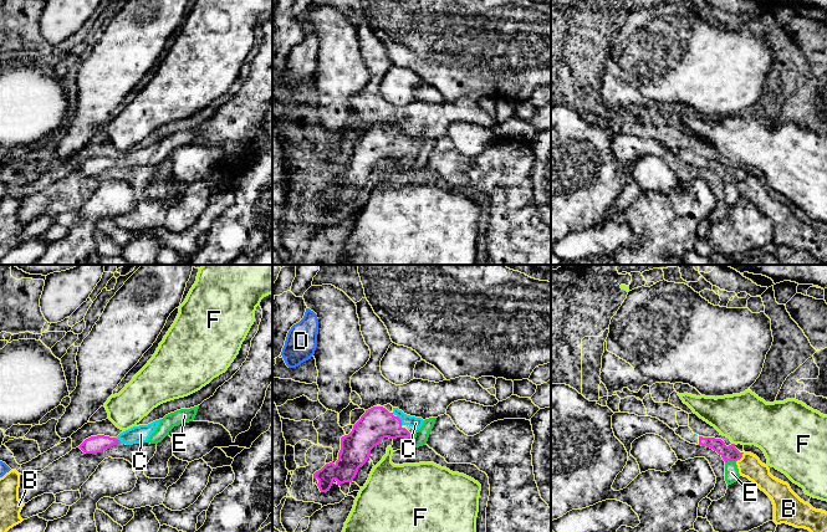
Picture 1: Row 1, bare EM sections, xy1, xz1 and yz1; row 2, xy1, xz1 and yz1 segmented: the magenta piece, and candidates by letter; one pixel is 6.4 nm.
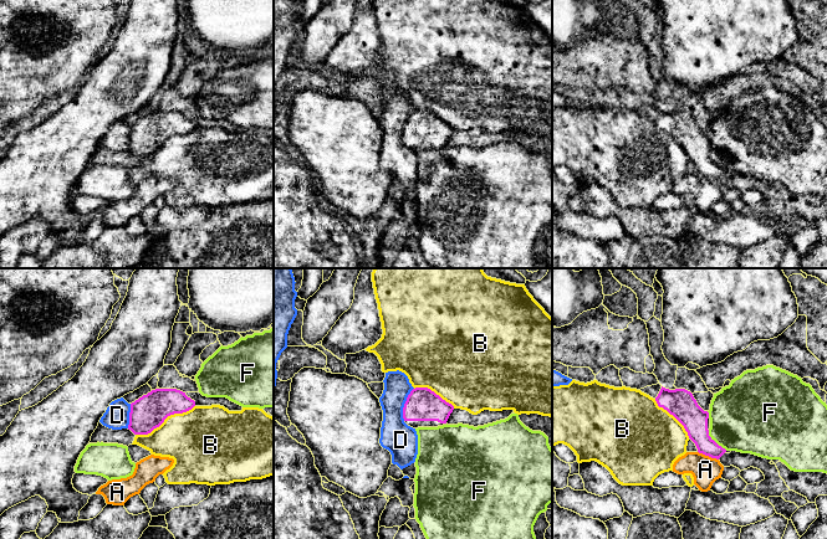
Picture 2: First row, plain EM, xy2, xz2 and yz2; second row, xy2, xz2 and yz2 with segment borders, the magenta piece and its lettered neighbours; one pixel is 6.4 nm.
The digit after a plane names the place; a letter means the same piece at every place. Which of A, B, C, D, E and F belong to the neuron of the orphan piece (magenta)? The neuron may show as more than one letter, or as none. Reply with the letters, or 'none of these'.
C

